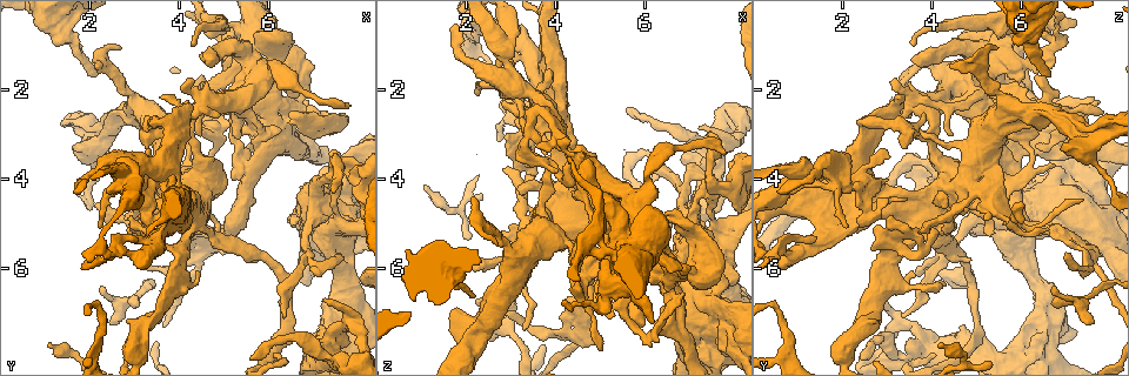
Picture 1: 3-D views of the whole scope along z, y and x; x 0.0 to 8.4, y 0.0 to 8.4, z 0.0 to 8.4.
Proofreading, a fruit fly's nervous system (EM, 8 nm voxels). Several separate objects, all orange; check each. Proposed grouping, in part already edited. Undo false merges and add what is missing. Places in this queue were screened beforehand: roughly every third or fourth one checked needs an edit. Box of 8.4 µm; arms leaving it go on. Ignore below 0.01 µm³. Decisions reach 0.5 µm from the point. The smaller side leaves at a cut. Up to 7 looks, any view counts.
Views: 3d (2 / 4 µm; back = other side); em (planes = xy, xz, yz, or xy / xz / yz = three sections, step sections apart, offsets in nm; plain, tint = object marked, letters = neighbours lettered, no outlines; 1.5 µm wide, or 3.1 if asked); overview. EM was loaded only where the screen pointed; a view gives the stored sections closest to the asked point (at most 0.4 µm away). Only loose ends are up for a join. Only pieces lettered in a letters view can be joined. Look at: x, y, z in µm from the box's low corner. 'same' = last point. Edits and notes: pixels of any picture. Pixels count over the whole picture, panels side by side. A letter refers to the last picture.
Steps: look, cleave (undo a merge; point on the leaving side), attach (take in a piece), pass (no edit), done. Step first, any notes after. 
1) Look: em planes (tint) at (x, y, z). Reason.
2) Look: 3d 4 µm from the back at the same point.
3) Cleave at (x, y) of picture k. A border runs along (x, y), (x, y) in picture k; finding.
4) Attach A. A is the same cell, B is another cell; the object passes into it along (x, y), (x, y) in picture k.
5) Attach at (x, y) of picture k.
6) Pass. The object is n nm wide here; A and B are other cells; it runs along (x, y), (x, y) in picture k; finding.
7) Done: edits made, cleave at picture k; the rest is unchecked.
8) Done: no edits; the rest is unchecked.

Look: em planes (tint) at (6.85, 5.70, 4.40). Side arm on a straight run.

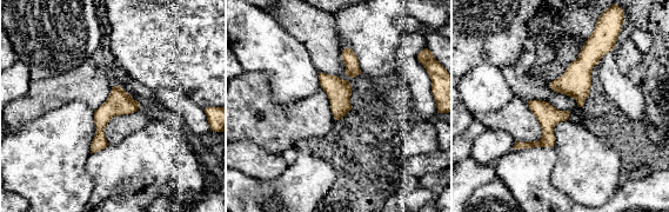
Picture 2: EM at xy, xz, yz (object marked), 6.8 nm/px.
Look: em planes (letters) at the same point.

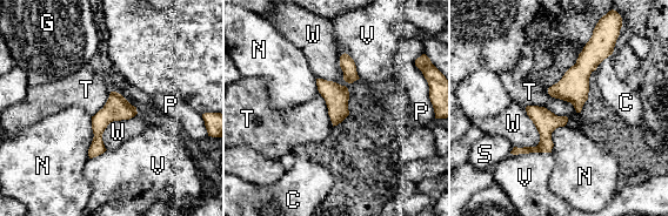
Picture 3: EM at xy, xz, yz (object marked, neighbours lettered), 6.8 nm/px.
Pass. The object is 160 nm wide here; C, G, N, P, S, T, V and W are other cells; it runs along (113, 94), (92, 154) in picture 3; all the same cell.

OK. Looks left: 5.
Look: 3d 4 µm at (6.35, 7.05, 3.35). Thin end.

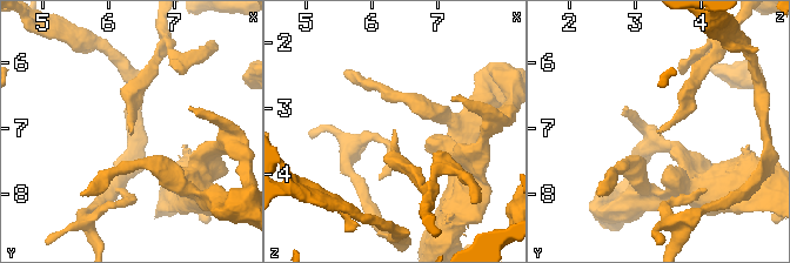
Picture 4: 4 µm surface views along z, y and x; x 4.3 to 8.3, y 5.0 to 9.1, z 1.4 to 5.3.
Look: em planes (plain) at (6.35, 7.10, 3.35).

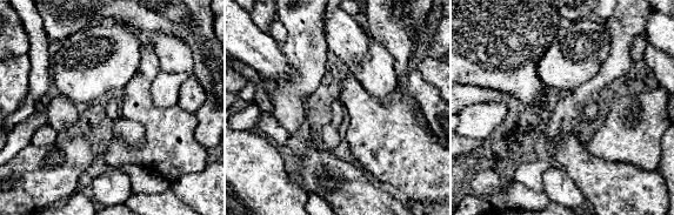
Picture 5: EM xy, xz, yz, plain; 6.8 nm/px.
Look: em planes (letters) at the same point. What lies round it.

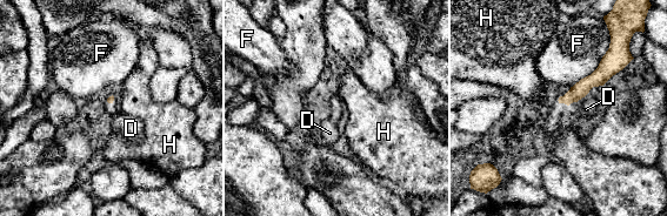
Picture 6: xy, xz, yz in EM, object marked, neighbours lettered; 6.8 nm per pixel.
Attach D. D is the same cell, F and H are other cells; the object passes into it along (580, 89), (567, 105), (586, 109) in picture 6; the cell continues.

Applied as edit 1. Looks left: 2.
Look: em planes (tint) at (5.75, 2.60, 7.25).

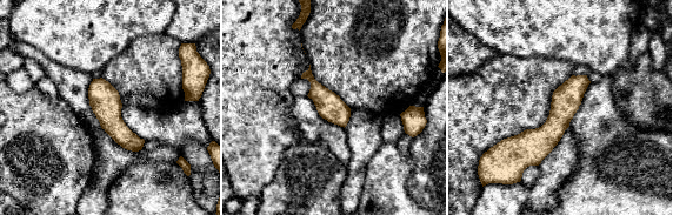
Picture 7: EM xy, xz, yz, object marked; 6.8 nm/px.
Look: em planes (letters) at the same point. See the neighbours.

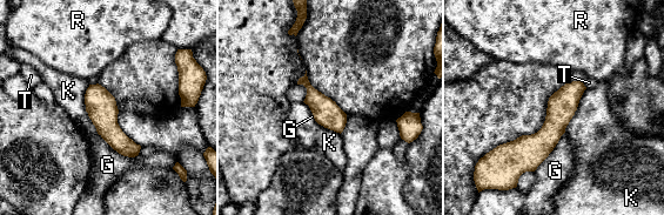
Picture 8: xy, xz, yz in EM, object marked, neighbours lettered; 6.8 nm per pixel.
Pass. The object is 180 nm wide here; G, K, R and T are other cells; a border runs along (86, 111), (114, 149), (138, 155) in picture 8; one cell here.

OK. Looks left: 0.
Done: edits made, attach at picture 6; the rest is unchecked.

